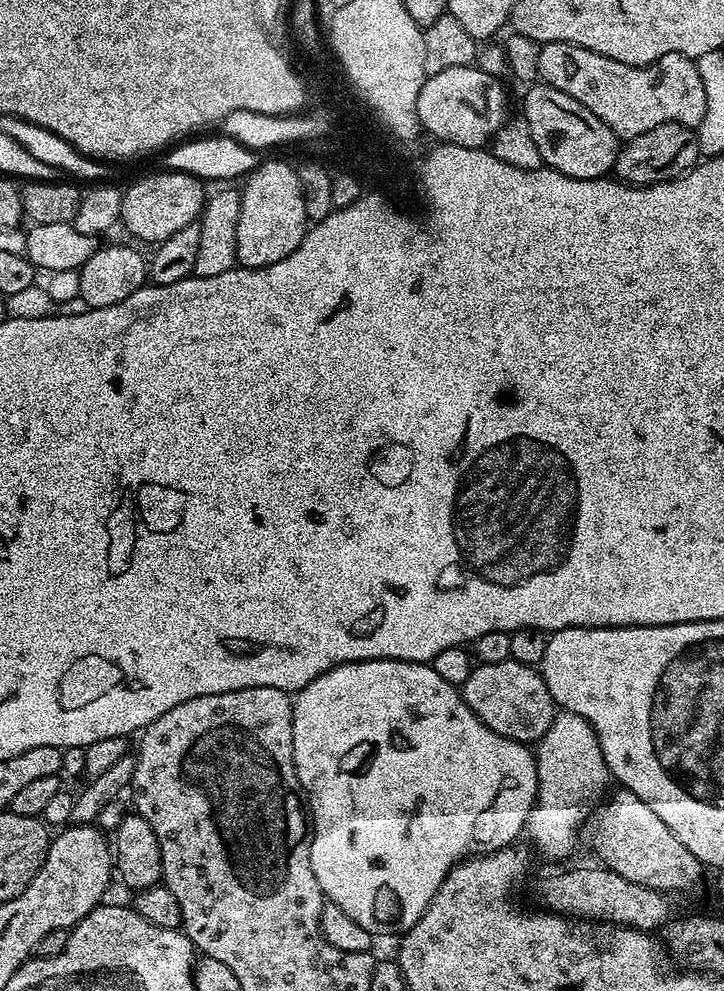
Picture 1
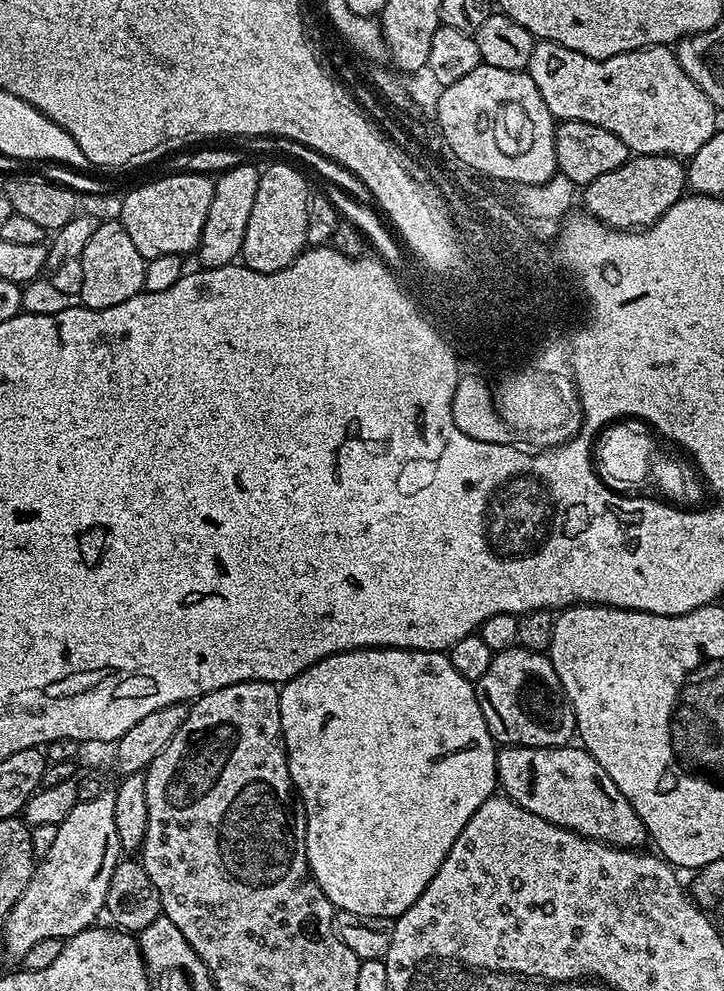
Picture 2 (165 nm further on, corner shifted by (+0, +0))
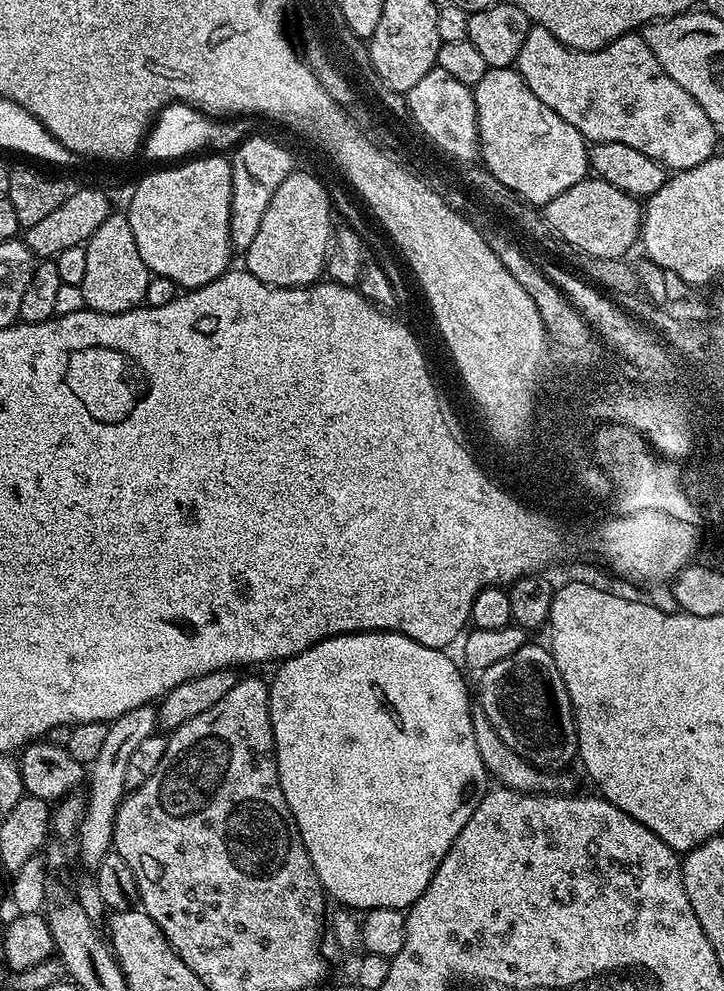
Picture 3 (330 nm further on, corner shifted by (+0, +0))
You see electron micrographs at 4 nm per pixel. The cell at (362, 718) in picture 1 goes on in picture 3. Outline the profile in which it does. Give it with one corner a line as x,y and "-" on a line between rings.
347,632
341,636
331,636
325,640
320,640
314,646
302,650
302,654
294,654
290,659
283,661
283,663
277,667
280,669
273,674
272,680
270,679
270,683
268,684
270,726
274,734
276,765
278,766
278,778
282,786
282,794
286,794
286,802
294,814
294,822
302,834
302,842
310,854
310,862
318,874
320,884
323,886
325,893
327,893
331,899
333,896
333,898
340,903
340,906
343,906
345,909
357,910
356,908
360,908
359,910
367,910
370,908
398,908
407,910
411,908
412,903
422,894
422,890
426,890
426,886
430,886
430,878
434,878
434,874
438,870
442,858
446,858
446,854
450,850
454,838
458,838
458,834
462,834
462,826
466,826
466,822
470,822
470,814
474,814
478,802
483,798
486,789
489,787
490,777
488,771
485,770
482,758
478,754
478,746
474,743
474,722
472,721
472,706
474,700
473,697
468,697
468,684
464,681
465,673
462,671
461,665
457,663
457,661
456,665
455,662
447,656
448,654
447,651
438,648
422,646
418,642
406,638
400,632

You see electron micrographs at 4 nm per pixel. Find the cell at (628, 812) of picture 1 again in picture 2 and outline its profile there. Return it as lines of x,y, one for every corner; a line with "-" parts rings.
504,746
496,754
496,778
503,795
513,800
522,810
530,810
530,814
538,814
538,818
546,818
554,826
562,826
566,830
576,832
591,840
603,844
612,844
615,848
630,848
633,850
641,847
640,843
648,840
648,831
638,818
634,806
626,802
626,794
614,786
614,778
598,766
598,762
582,746
565,746
563,748
517,748

